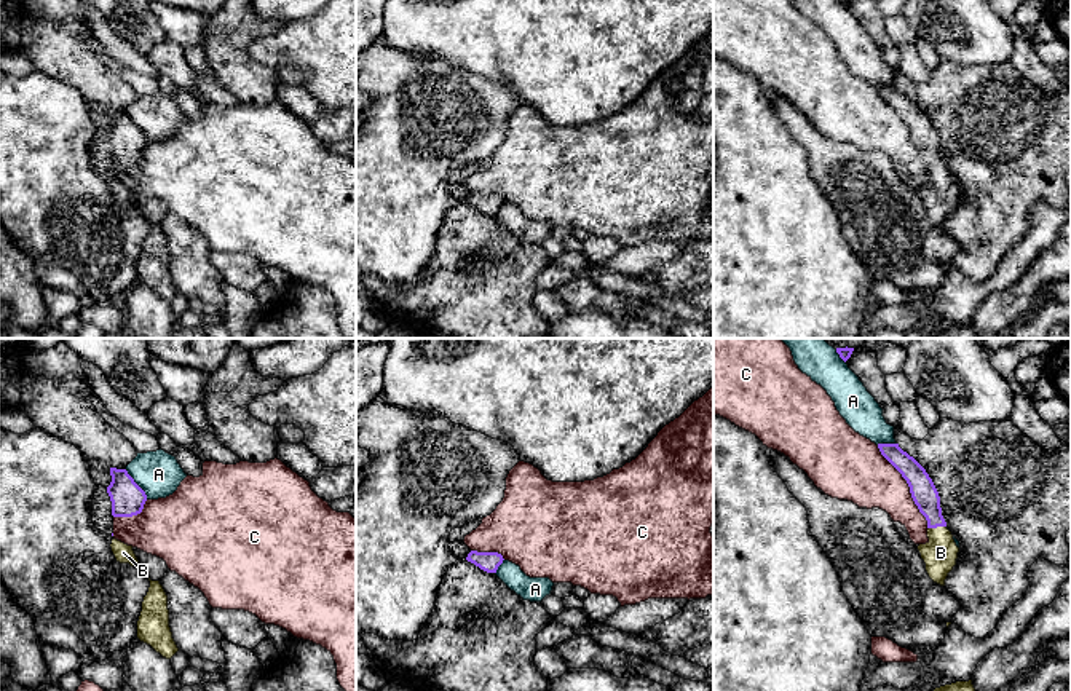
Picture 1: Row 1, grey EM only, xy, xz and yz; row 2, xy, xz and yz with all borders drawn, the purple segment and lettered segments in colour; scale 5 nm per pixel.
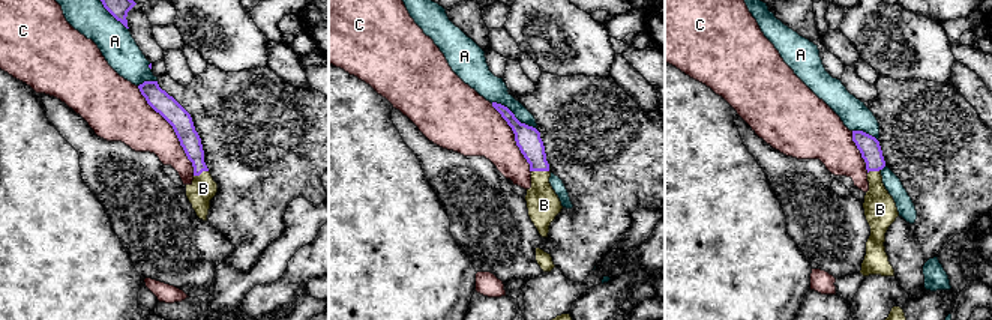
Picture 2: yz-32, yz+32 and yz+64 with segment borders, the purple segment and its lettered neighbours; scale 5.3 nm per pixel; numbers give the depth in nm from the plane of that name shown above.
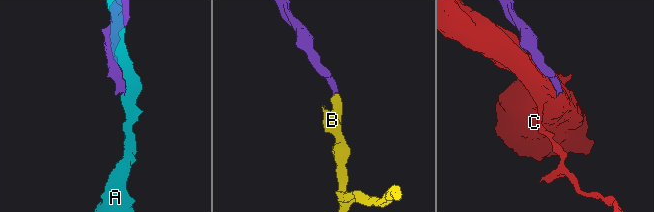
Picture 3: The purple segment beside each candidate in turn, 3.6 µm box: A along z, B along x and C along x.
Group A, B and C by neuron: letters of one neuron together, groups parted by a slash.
A / B / C

